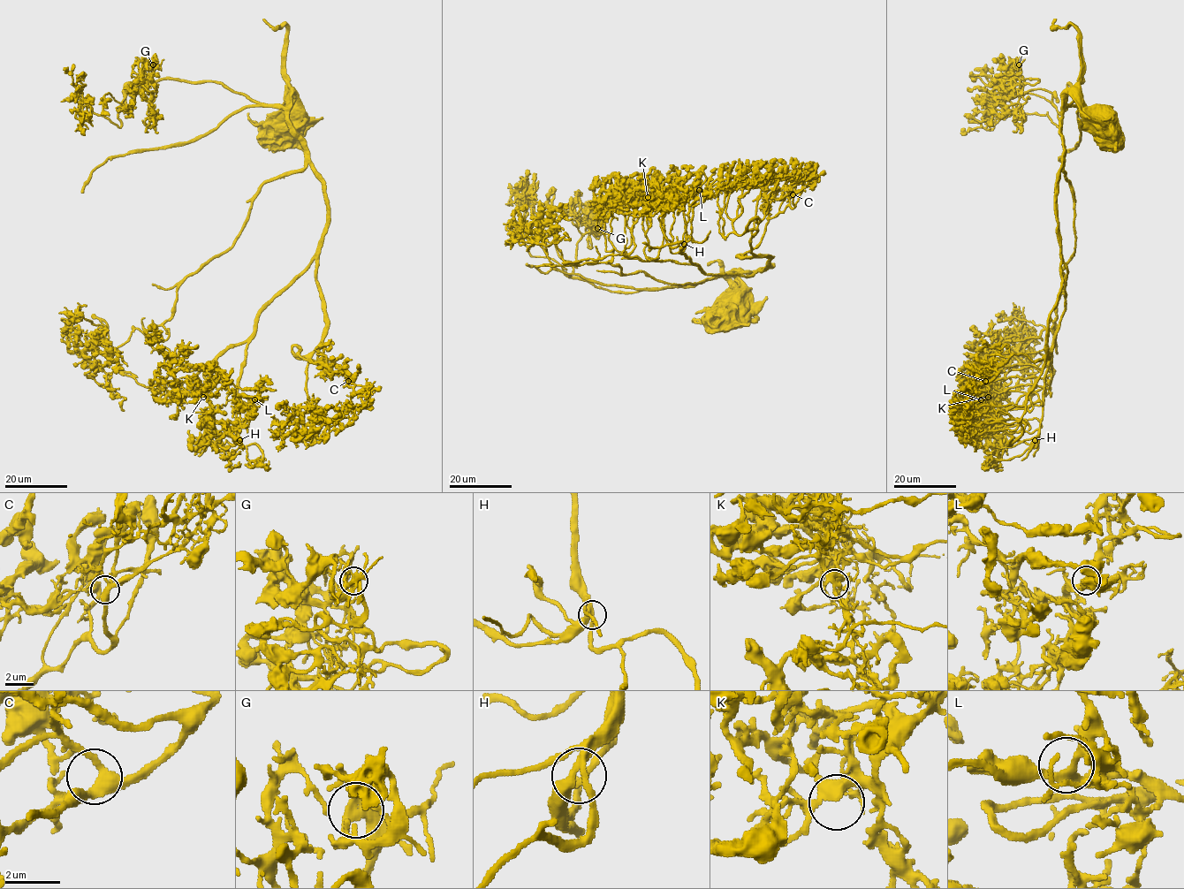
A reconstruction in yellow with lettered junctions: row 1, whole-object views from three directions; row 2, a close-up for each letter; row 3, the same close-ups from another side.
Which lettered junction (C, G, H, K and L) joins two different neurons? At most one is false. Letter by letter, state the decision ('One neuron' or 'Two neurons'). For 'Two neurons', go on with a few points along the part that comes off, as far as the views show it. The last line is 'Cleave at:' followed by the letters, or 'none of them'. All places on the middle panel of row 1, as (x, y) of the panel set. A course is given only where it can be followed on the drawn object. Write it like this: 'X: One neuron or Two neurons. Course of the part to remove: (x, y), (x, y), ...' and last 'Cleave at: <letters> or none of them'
C: One neuron
G: One neuron
H: One neuron
K: One neuron
L: One neuron
Cleave at: none of them

